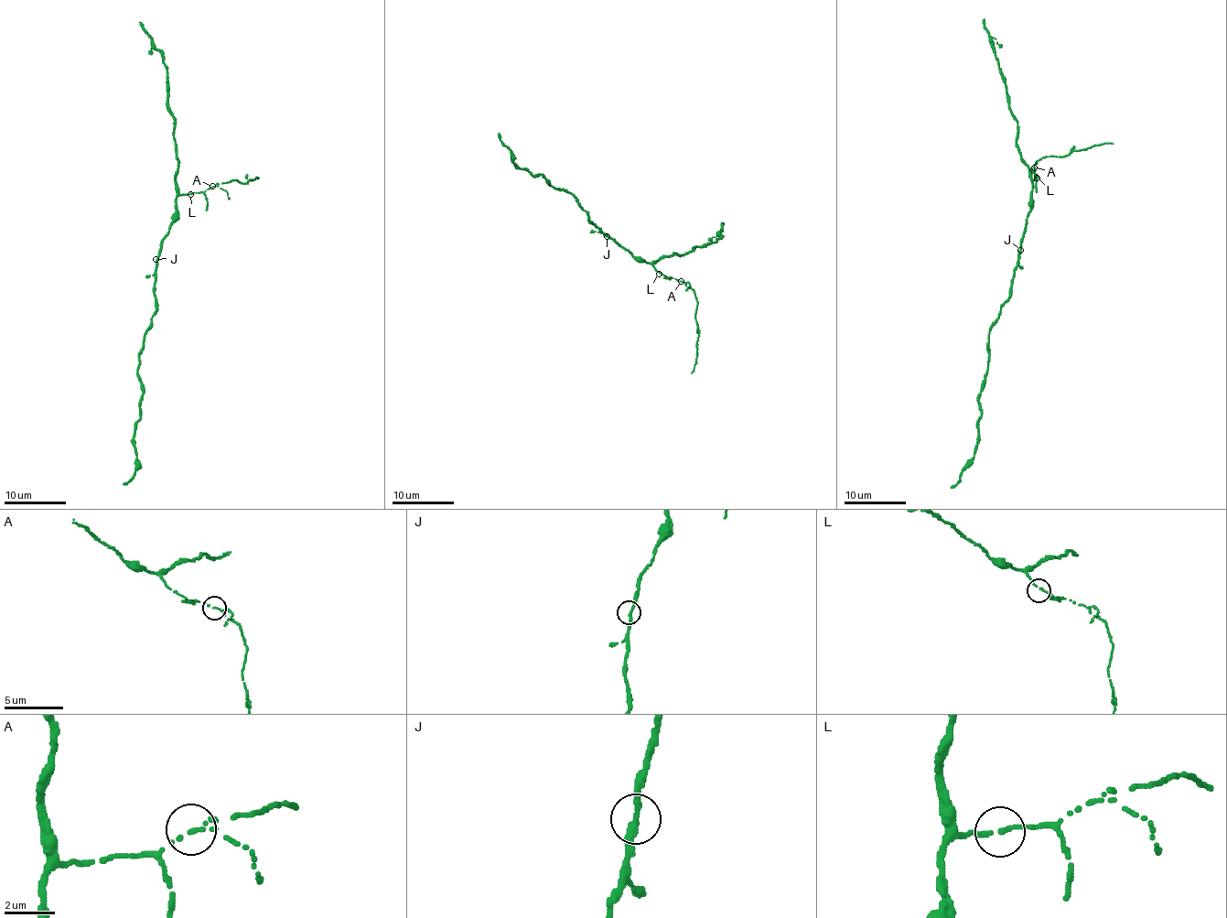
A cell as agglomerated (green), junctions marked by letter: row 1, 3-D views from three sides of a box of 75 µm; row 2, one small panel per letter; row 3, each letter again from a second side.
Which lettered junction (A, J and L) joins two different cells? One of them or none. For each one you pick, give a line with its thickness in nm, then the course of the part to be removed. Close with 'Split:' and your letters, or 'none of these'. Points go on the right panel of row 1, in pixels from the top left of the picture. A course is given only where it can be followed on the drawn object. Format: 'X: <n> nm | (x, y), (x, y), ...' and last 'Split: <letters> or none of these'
Split: none of these

